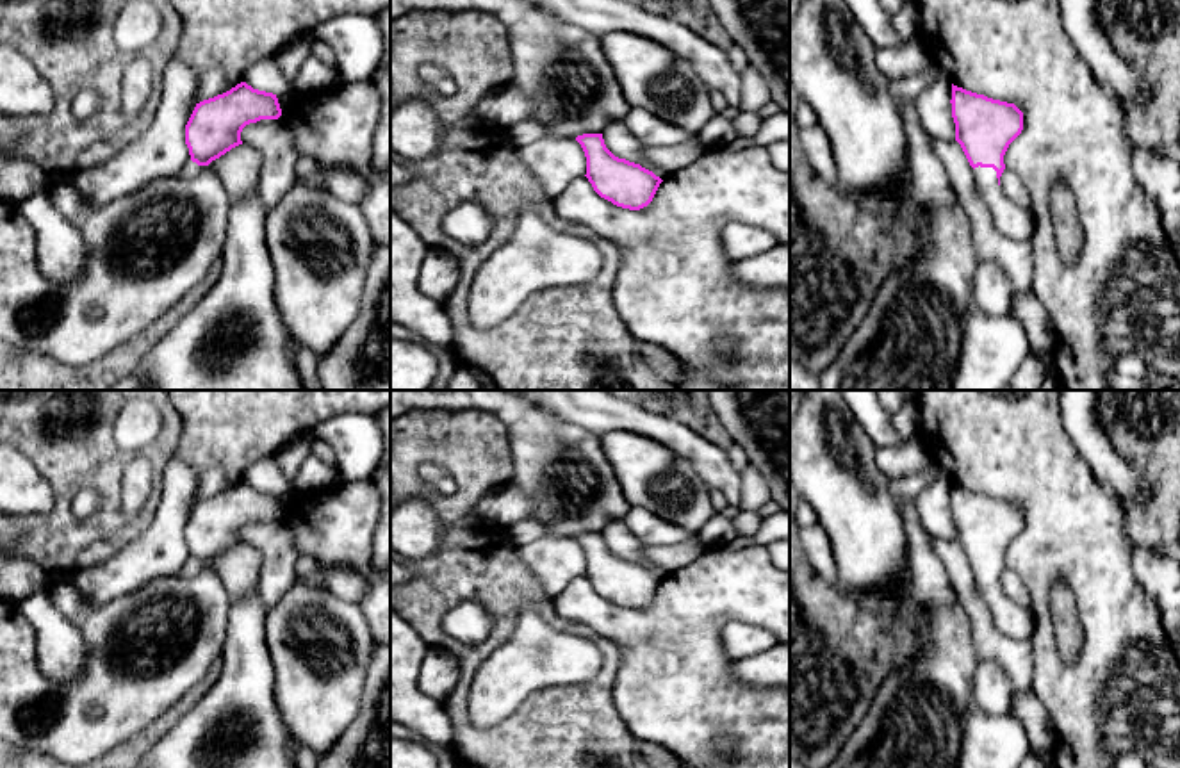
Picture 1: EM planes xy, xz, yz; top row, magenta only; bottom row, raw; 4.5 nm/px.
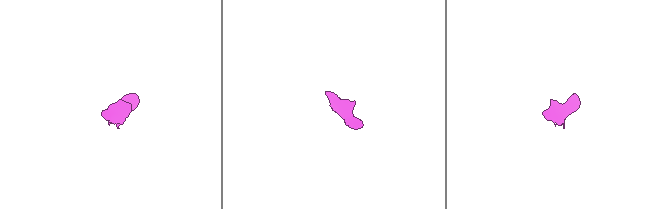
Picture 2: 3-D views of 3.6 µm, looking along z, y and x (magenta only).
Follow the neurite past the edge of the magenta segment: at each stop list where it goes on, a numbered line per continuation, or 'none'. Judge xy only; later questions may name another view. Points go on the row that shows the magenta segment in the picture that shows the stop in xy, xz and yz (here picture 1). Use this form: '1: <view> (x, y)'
1: xy (150, 234)

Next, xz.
1: xz (562, 68)

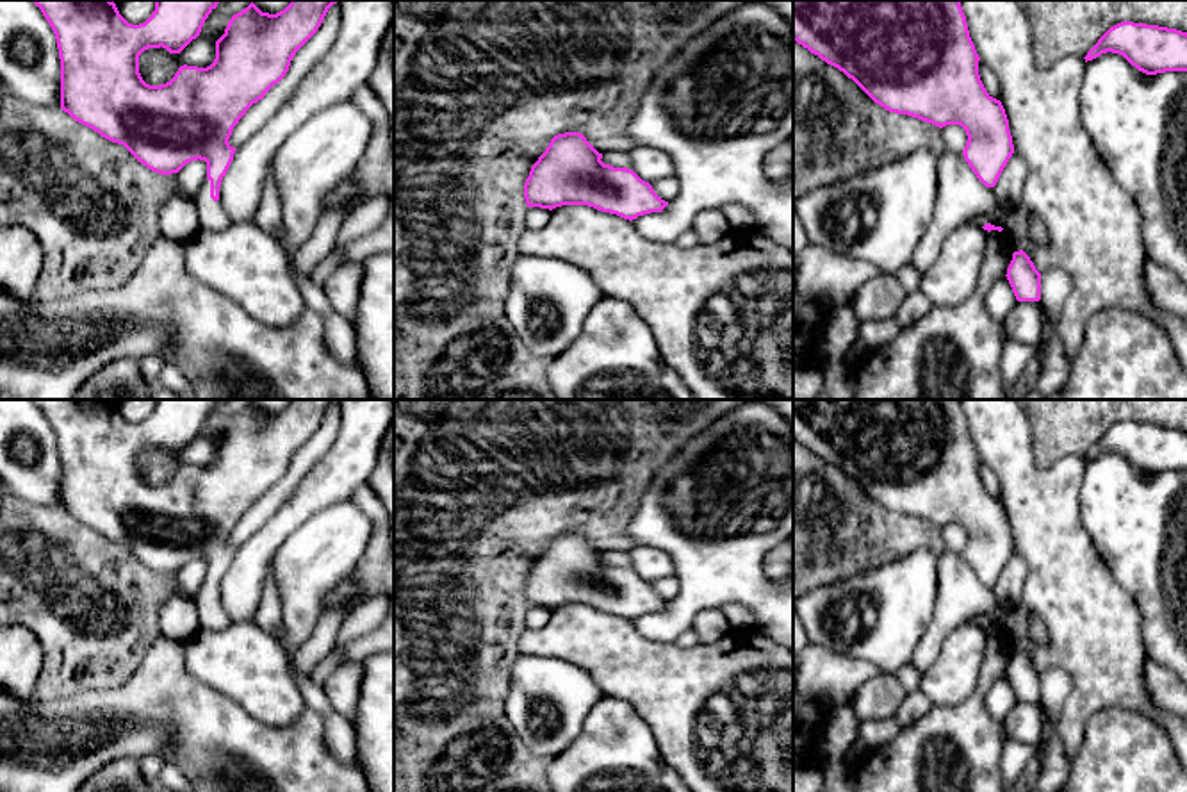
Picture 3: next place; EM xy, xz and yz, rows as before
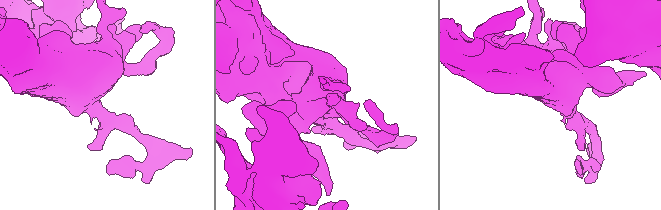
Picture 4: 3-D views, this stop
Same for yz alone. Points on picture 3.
1: yz (1000, 216)

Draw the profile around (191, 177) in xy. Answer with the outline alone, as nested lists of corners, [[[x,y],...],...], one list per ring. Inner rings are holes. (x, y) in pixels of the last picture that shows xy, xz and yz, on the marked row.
[[[198,159],[198,161],[187,162],[176,173],[182,194],[187,196],[189,200],[194,200],[205,177],[207,177],[207,162],[205,161]]]

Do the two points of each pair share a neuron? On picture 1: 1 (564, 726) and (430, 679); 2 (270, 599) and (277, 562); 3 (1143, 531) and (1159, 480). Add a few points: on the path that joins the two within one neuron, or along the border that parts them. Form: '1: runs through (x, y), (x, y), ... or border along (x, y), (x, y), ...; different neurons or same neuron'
1: border along (437, 649), (458, 665), (458, 681), (446, 697); different neurons
2: runs through (271, 590), (277, 571); same neuron
3: runs through (1155, 519), (1159, 515), (1159, 492); same neuron

